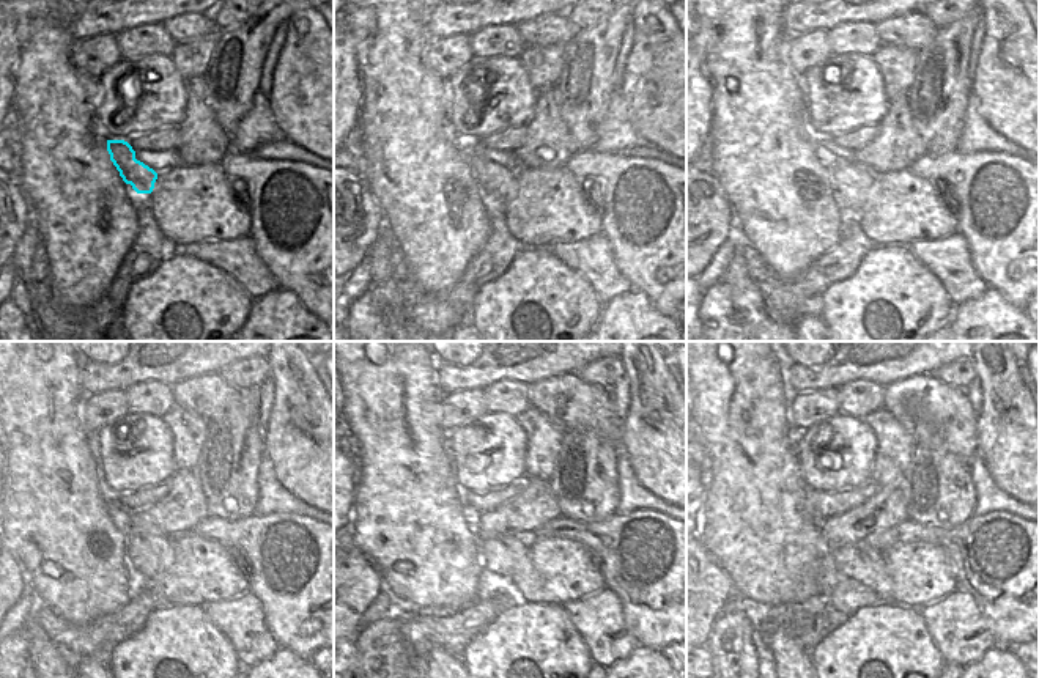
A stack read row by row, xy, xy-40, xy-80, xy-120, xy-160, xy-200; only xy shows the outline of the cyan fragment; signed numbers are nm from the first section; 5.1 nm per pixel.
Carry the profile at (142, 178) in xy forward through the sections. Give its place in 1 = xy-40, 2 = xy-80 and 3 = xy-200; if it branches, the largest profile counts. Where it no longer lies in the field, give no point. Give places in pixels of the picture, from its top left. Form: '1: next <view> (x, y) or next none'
1: next xy-40 (493, 178)
2: next xy-80 (850, 180)
3: next xy-200 (858, 560)

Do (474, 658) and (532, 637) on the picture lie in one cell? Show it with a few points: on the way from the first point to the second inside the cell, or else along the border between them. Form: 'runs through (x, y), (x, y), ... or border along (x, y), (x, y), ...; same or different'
runs through (488, 658), (512, 658), (518, 652); same

